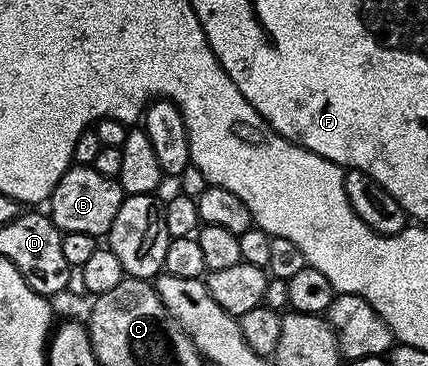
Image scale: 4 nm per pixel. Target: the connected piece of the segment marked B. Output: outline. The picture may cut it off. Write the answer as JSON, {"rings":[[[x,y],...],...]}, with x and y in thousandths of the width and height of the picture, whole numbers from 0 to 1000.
{"rings":[[[227,454],[161,456],[114,533],[110,585],[145,637],[213,639],[236,650],[259,628],[259,607],[269,607],[269,585],[278,585],[278,563],[294,533],[262,478],[243,481],[231,462]]]}

